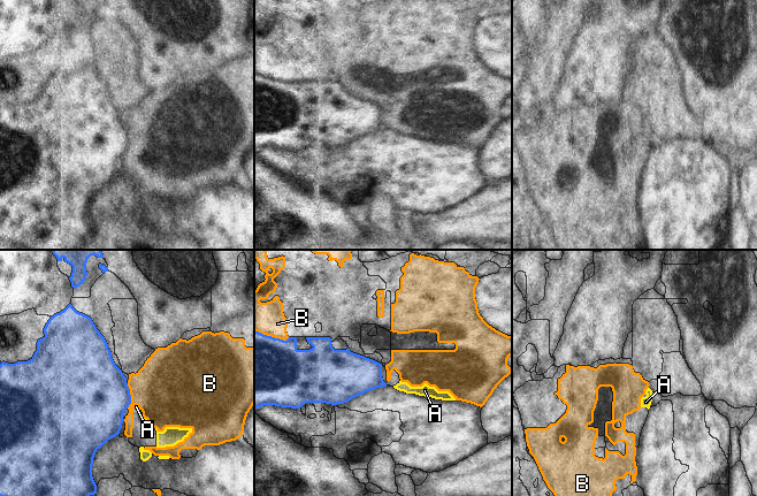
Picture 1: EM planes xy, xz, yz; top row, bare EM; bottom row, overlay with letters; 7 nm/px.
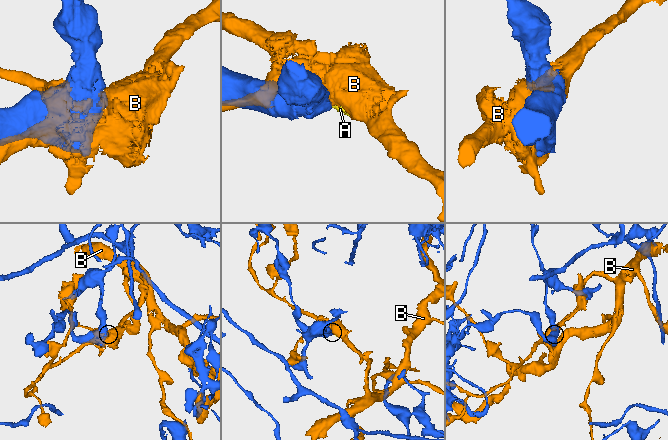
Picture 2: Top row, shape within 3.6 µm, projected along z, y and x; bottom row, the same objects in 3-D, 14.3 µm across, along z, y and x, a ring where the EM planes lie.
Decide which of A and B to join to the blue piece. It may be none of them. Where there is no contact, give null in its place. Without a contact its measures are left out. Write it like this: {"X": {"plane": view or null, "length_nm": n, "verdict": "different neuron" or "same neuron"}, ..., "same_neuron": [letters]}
{"A": {"plane": null, "verdict": "different neuron"}, "B": {"plane": "xy", "length_nm": 180, "verdict": "different neuron"}, "same_neuron": []}

